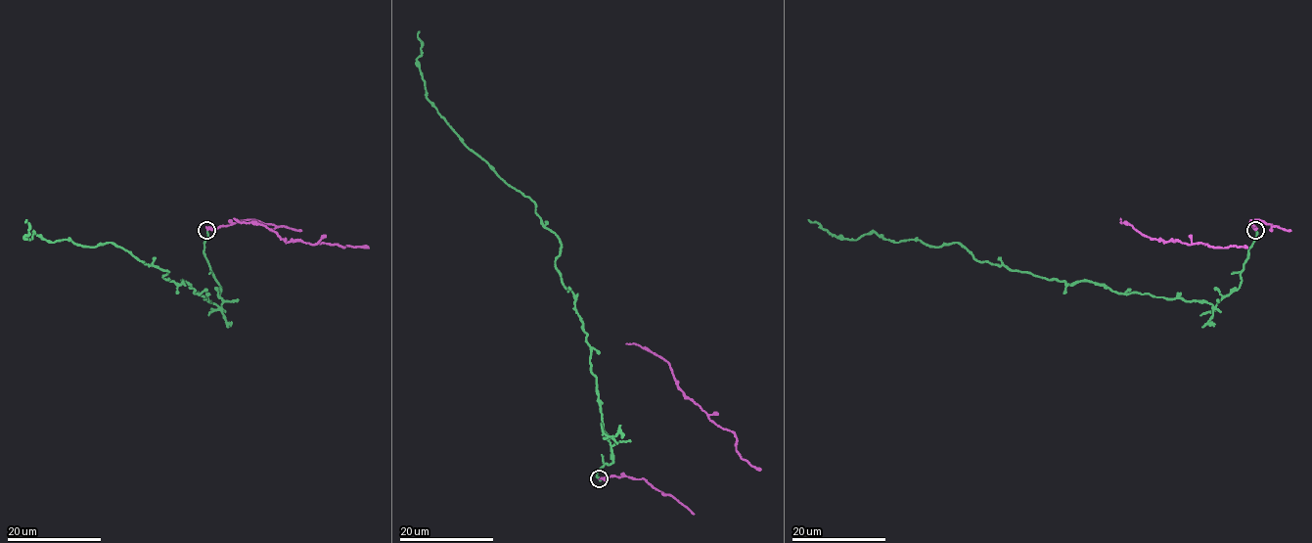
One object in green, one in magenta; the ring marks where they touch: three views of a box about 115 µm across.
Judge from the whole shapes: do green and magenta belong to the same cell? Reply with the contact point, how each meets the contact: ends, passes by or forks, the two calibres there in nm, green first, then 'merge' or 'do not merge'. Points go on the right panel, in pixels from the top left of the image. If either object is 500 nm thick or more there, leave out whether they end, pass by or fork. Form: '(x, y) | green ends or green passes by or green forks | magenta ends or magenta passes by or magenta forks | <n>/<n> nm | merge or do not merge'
(1255, 230) | green ends | magenta ends | 180/400 nm | do not merge

